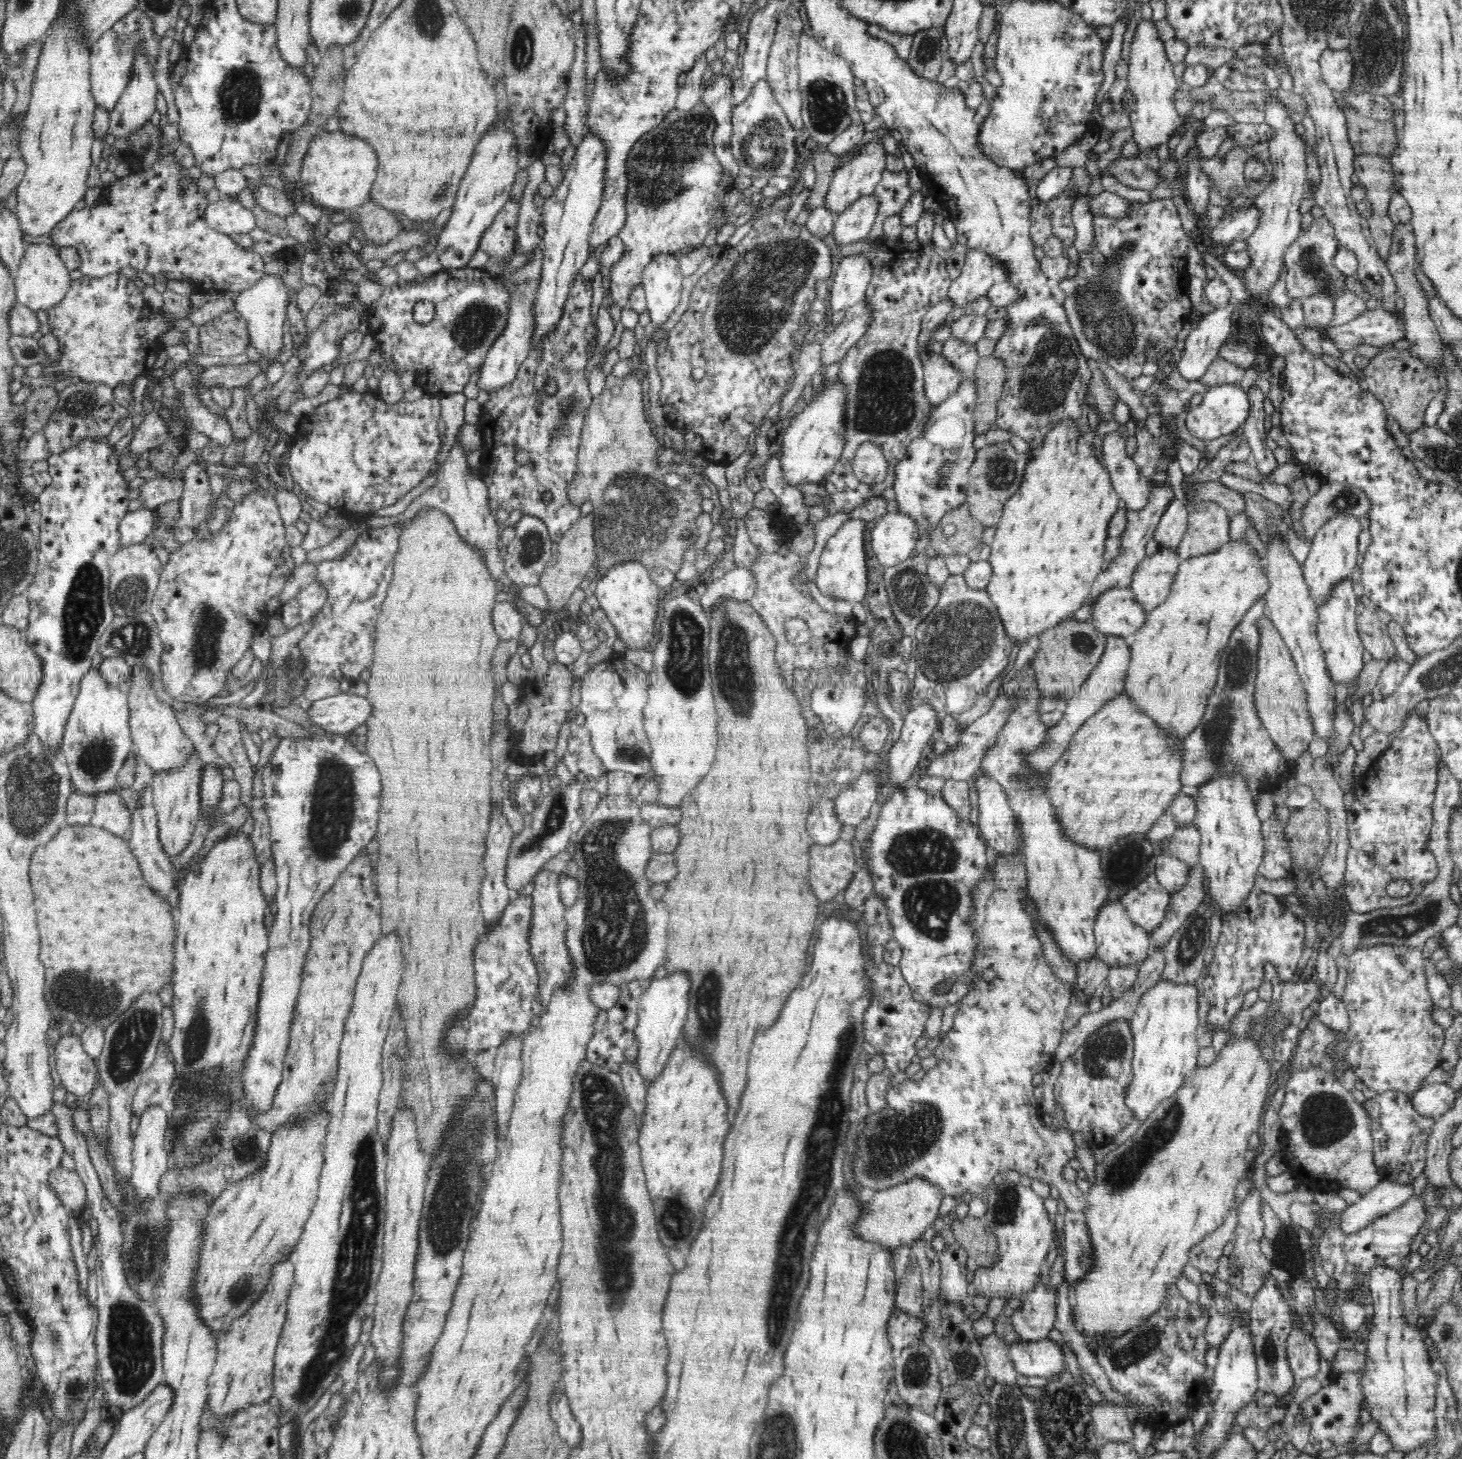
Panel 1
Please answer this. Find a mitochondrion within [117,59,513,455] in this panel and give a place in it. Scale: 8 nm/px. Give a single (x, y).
(241, 93)

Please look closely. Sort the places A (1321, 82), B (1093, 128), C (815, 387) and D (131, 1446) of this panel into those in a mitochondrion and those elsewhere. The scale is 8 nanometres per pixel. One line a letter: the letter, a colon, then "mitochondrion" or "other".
A: other
B: other
C: other
D: other

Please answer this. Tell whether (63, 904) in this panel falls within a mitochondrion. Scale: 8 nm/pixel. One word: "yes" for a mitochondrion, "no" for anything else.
no

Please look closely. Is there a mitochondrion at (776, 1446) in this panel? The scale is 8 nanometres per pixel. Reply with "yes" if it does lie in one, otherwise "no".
yes

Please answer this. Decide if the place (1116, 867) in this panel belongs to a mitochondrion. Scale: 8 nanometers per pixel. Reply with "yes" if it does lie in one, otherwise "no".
no

